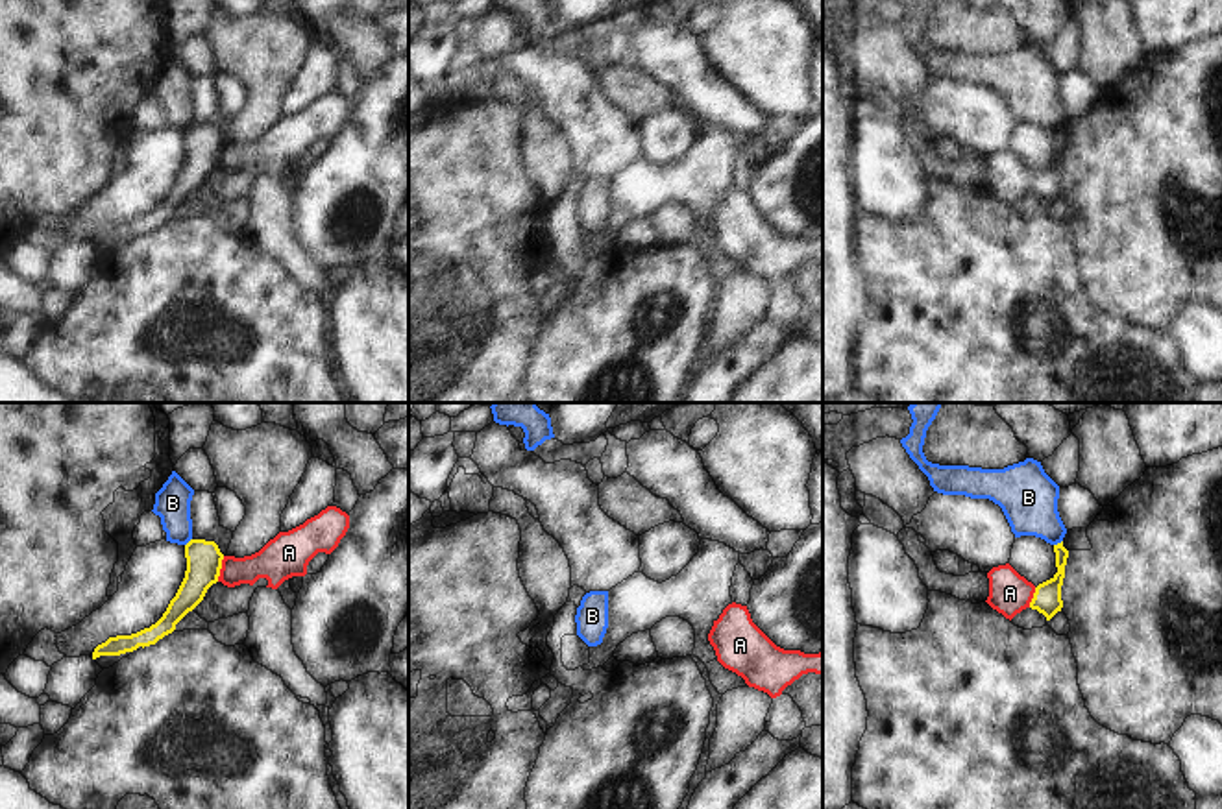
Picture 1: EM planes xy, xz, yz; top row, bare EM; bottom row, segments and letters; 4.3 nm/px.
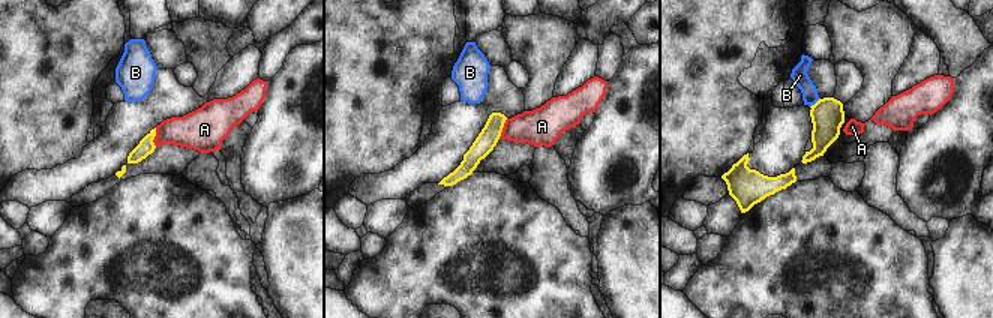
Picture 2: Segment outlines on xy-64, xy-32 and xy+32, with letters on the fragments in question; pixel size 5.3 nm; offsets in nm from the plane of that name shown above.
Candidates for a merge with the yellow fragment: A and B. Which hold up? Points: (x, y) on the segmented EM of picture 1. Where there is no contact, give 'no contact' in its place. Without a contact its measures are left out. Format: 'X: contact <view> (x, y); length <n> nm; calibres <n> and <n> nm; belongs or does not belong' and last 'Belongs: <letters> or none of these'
A: contact xy (220, 567); length 120 nm; calibres 160 and 170 nm; does not belong
B: contact yz (1058, 543); length 50 nm; calibres 130 and 260 nm; does not belong
Belongs: none of these

